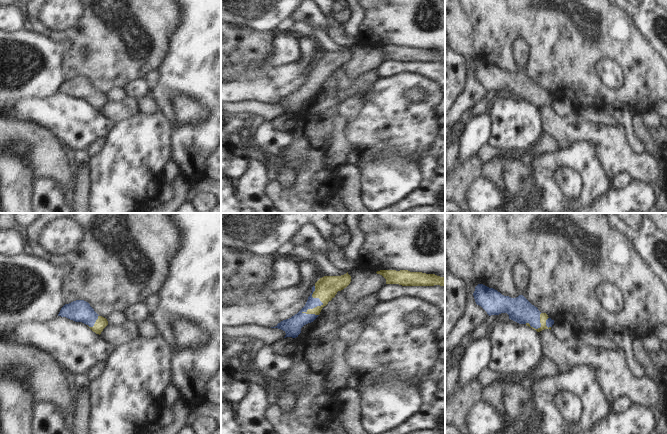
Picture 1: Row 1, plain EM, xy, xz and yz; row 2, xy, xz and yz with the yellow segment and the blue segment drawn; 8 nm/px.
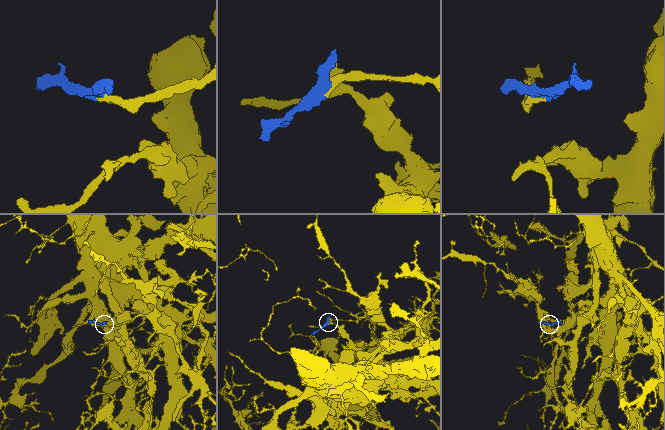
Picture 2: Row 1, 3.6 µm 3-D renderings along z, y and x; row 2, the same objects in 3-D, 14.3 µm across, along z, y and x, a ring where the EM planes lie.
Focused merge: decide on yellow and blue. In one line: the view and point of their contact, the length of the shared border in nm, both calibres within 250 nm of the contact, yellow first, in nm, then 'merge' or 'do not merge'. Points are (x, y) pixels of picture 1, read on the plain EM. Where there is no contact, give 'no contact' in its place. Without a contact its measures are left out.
xz (322, 78) | 240 nm | 180/120 nm | merge

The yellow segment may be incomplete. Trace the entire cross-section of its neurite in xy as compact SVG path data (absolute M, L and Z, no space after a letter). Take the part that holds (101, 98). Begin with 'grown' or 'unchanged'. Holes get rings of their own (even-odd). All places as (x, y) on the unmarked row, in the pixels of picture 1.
grown; M76 76L69 80L65 80L61 84L58 92L66 93L75 98L82 98L99 111L108 101L107 95L99 92L90 80L84 76Z

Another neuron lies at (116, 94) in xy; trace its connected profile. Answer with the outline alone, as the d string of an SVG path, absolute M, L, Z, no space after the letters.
M118 87L111 89L106 95L108 97L108 100L111 100L112 102L120 102L125 97L127 97L124 88Z

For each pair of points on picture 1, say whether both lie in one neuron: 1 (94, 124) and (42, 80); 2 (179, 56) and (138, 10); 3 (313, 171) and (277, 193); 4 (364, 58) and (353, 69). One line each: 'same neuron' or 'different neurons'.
1: different neurons
2: different neurons
3: same neuron
4: same neuron

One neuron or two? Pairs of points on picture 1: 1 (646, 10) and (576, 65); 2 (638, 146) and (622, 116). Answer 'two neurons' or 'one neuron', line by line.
1: two neurons
2: one neuron

